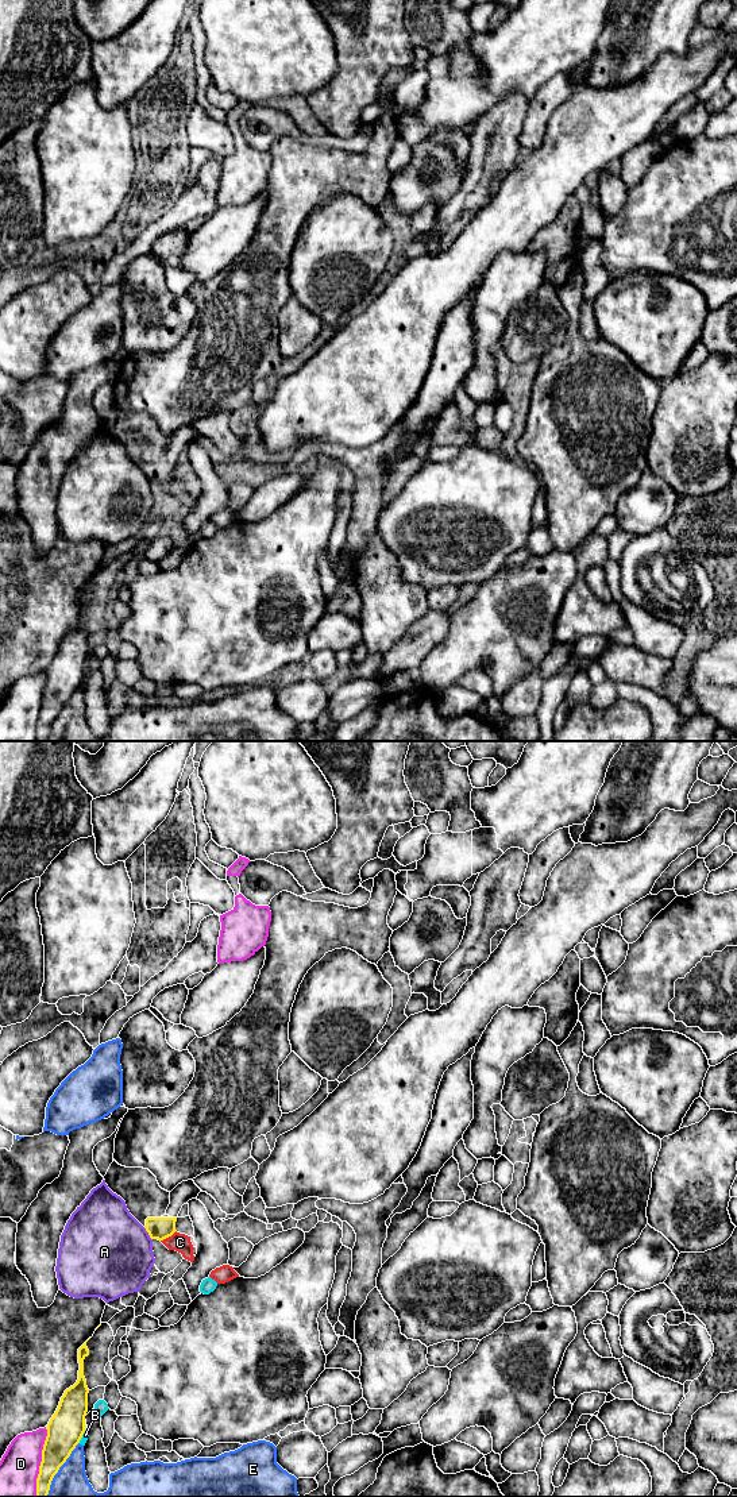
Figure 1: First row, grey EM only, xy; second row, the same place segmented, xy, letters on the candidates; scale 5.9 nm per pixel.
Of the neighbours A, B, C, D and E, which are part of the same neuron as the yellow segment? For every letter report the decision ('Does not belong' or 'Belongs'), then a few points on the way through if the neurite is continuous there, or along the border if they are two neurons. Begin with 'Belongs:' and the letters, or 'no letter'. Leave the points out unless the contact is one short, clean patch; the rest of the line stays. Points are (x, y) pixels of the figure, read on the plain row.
Belongs: no letter
A: Does not belong. Boundary: xy (143, 471), (151, 483)
B: Does not belong
C: Does not belong. Boundary: xy (176, 475), (161, 485)
D: Does not belong
E: Does not belong

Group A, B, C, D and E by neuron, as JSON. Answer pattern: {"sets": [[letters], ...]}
{"sets": [["A"], ["B"], ["C"], ["D"], ["E"]]}

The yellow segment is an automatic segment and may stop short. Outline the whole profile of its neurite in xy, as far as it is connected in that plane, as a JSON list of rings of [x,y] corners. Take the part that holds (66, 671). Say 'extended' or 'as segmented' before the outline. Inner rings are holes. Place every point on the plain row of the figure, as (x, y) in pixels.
as segmented | [[[85,586],[78,593],[78,624],[65,634],[55,657],[46,671],[47,680],[36,722],[36,741],[47,741],[54,719],[70,701],[85,676],[89,633],[84,621],[84,603],[88,599],[89,594]]]

